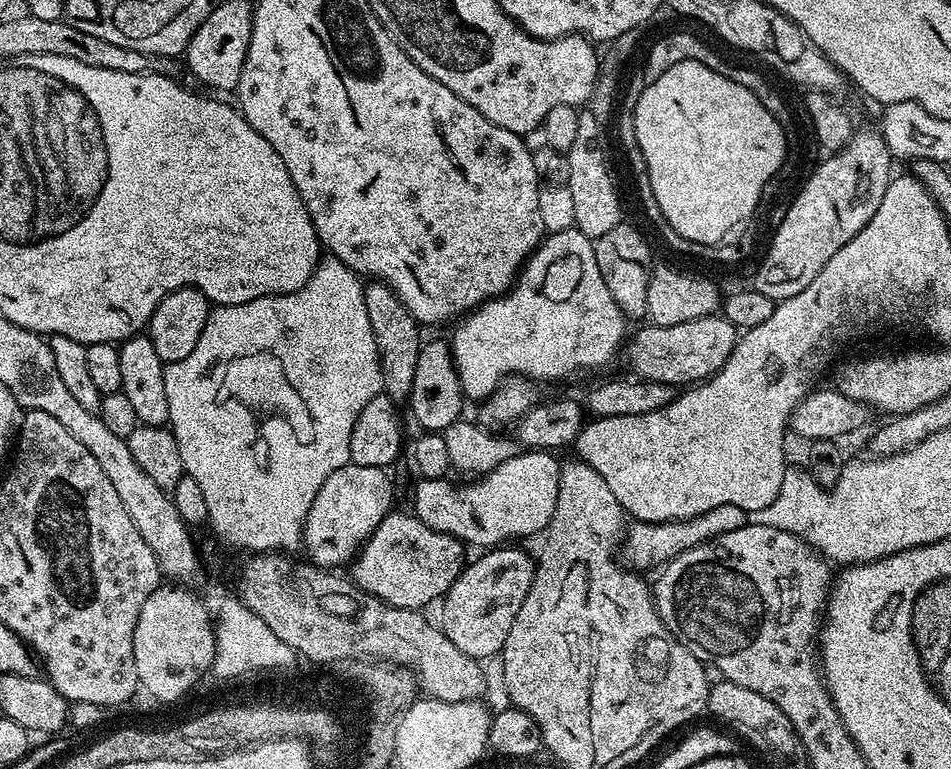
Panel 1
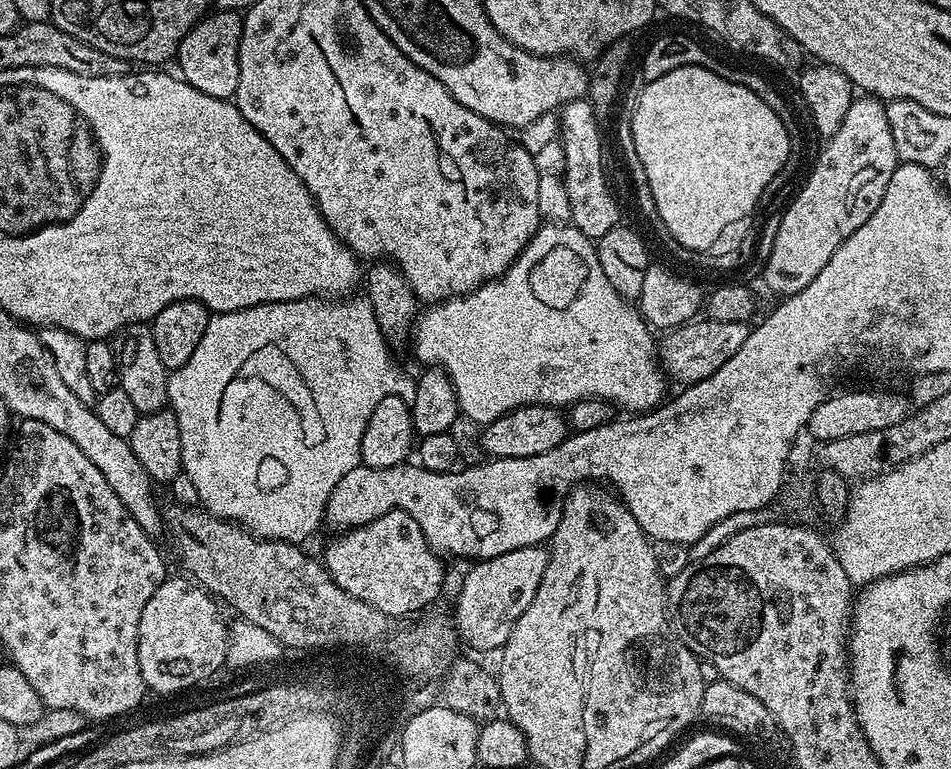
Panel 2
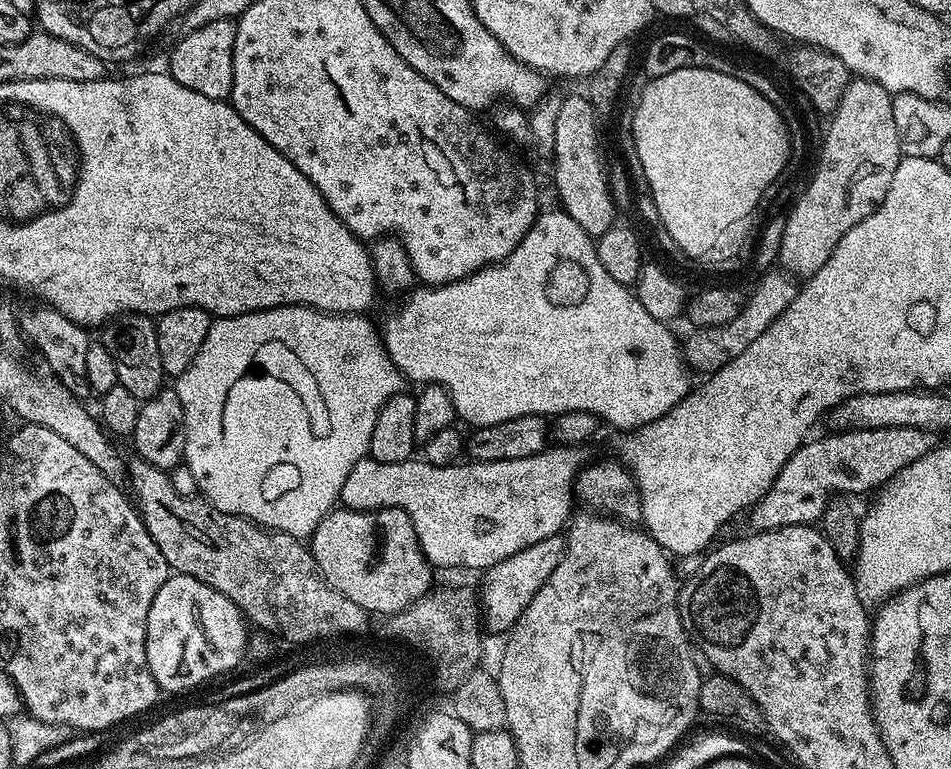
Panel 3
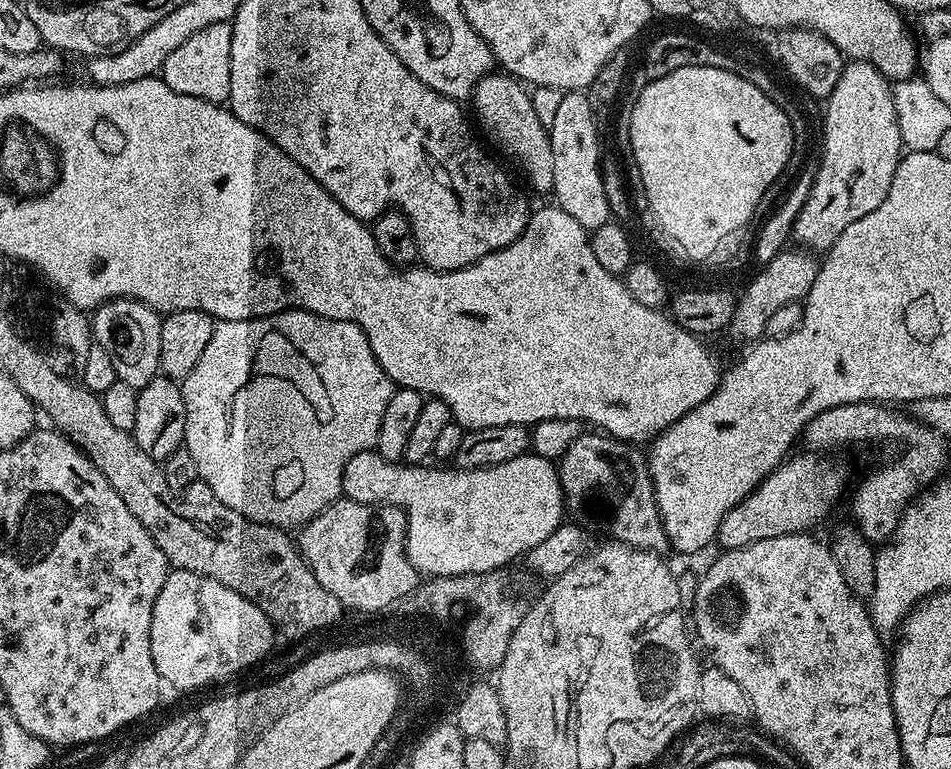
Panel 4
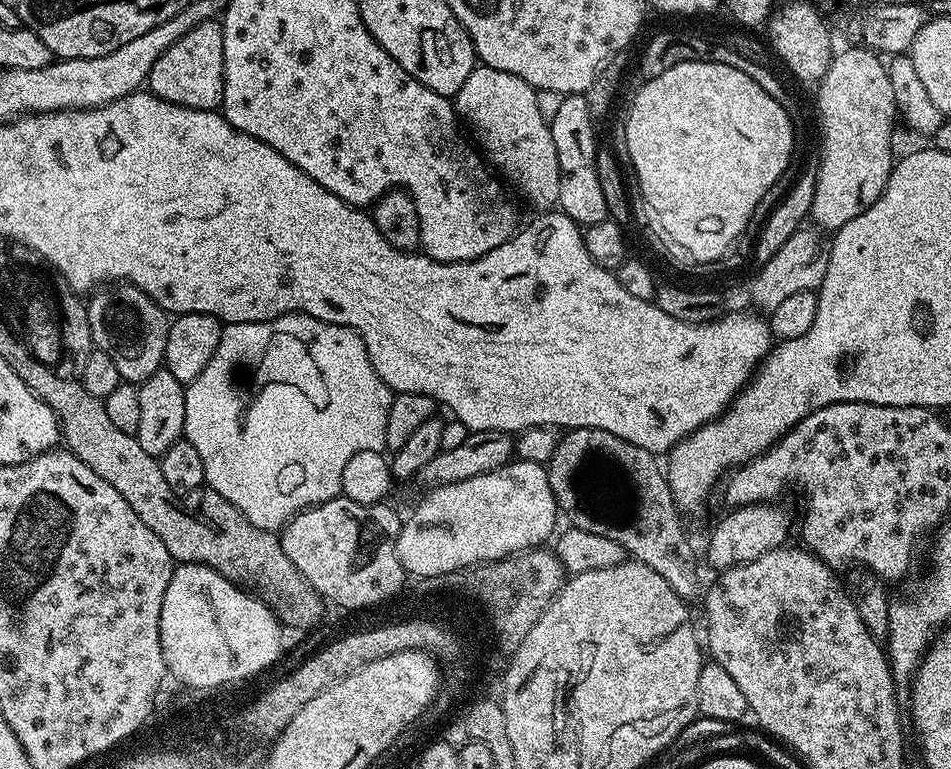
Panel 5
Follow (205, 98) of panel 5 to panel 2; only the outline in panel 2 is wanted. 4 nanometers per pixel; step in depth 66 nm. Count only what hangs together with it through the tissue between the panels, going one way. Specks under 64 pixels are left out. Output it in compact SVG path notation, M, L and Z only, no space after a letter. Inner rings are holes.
M216 10L198 21L182 38L178 61L179 75L194 90L210 94L210 98L232 100L238 90L238 66L240 65L240 43L244 33L244 16L236 10Z

